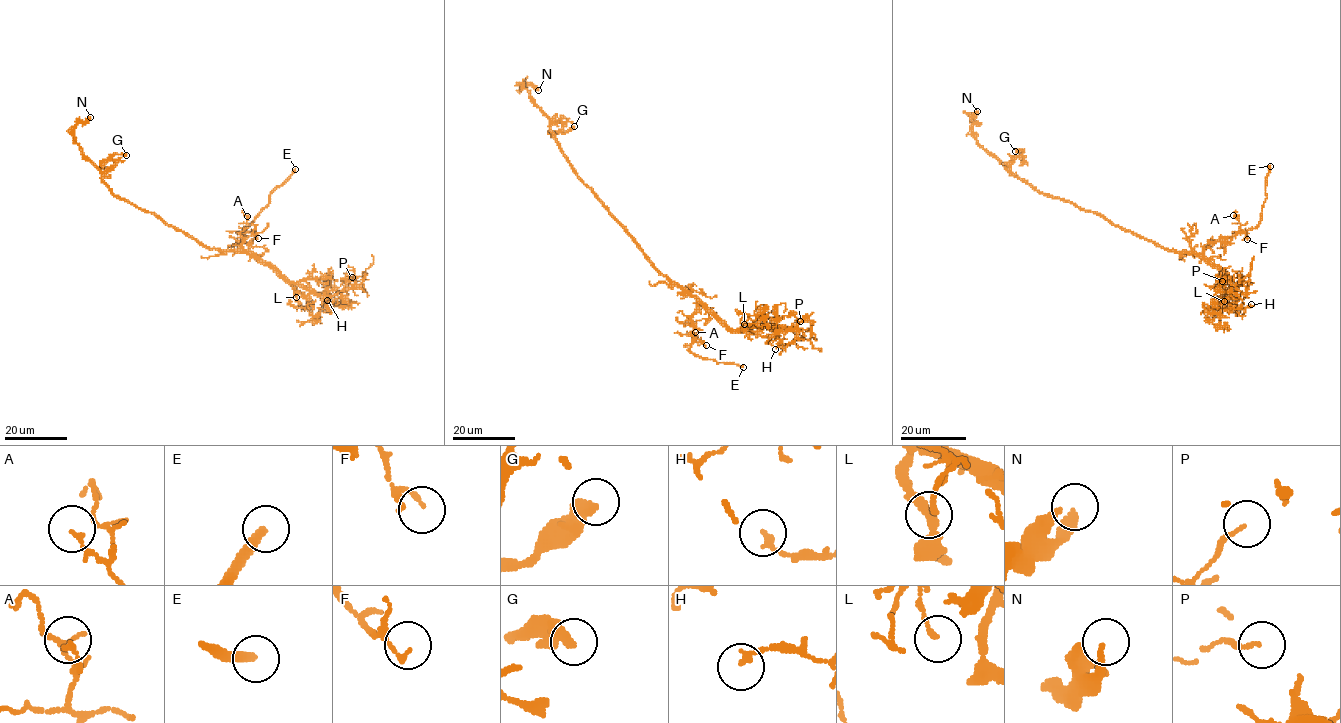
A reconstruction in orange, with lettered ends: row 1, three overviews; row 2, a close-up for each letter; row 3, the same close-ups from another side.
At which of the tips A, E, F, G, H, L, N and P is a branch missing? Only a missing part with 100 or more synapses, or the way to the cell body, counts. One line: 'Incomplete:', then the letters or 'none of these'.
Incomplete: E

